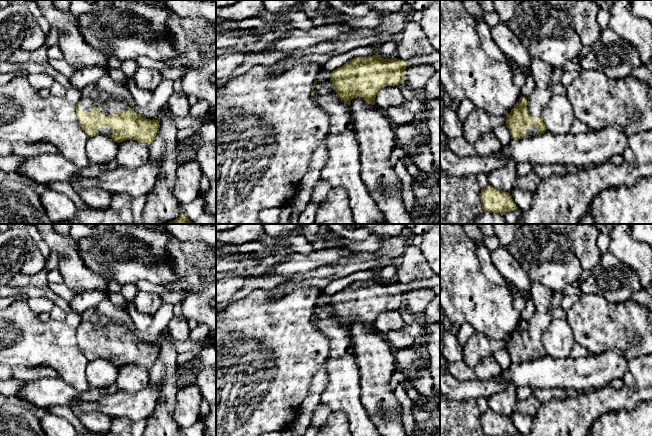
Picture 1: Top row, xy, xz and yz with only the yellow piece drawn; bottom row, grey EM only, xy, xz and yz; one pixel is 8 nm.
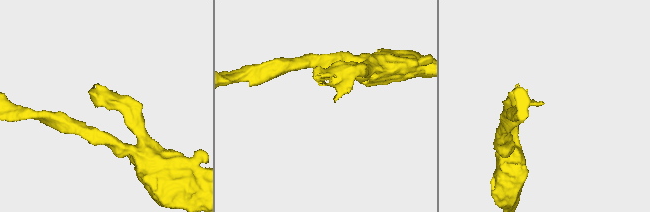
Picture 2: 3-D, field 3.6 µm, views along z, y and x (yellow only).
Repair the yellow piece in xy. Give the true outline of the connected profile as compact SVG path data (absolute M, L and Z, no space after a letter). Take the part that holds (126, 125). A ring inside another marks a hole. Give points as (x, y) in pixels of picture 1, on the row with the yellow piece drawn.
M96 83L81 93L76 113L87 138L105 135L117 143L135 140L148 146L155 139L160 128L158 120L139 116L125 101L100 90Z

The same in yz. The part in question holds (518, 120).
M531 58L530 71L535 88L528 97L521 96L506 117L511 139L522 139L546 132L542 111L552 95L551 67L544 61Z

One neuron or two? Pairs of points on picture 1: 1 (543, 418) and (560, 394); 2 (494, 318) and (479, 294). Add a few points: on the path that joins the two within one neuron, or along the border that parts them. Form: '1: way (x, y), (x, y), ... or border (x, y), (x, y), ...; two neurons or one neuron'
1: border (570, 396), (564, 399), (552, 399), (541, 404); two neurons
2: way (491, 312), (480, 300); one neuron

